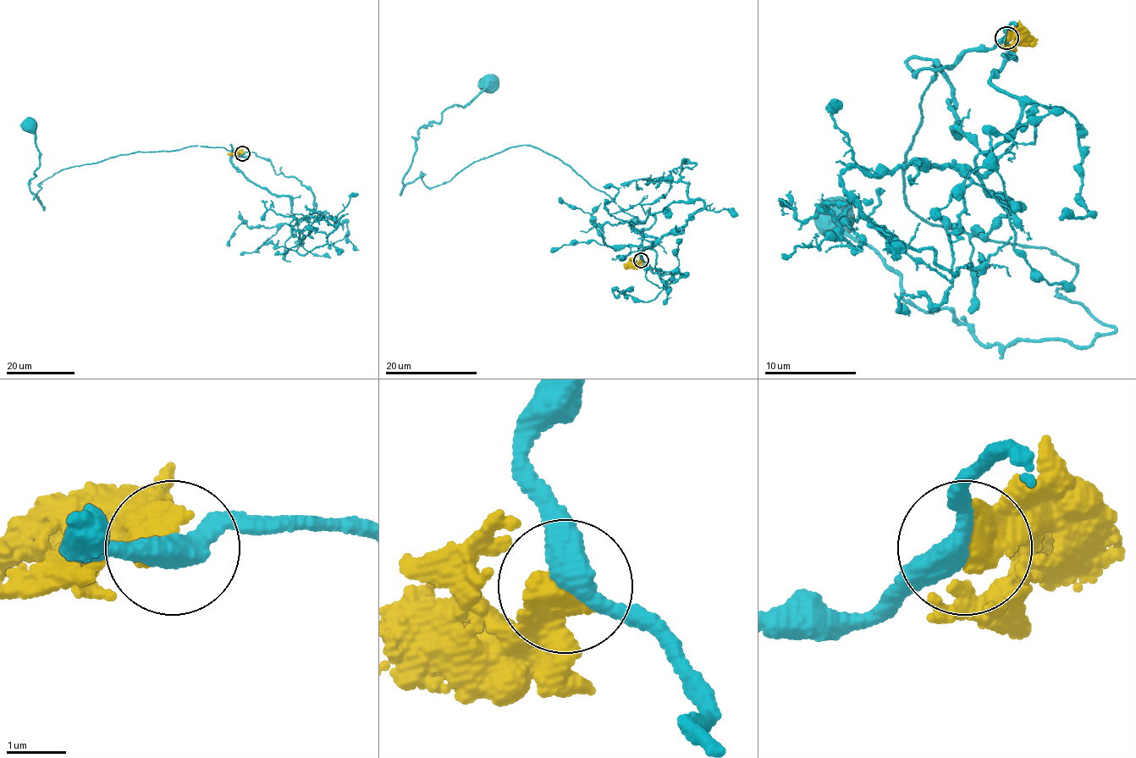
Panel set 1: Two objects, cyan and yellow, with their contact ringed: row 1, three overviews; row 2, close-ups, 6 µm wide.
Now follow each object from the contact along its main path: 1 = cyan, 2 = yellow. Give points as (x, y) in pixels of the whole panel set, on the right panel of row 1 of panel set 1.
1: (1006, 37), (908, 61), (940, 64), (906, 203), (1075, 264), (1060, 292), (1115, 329), (986, 346), (839, 218)
2: (1006, 37), (1027, 42), (1033, 40)

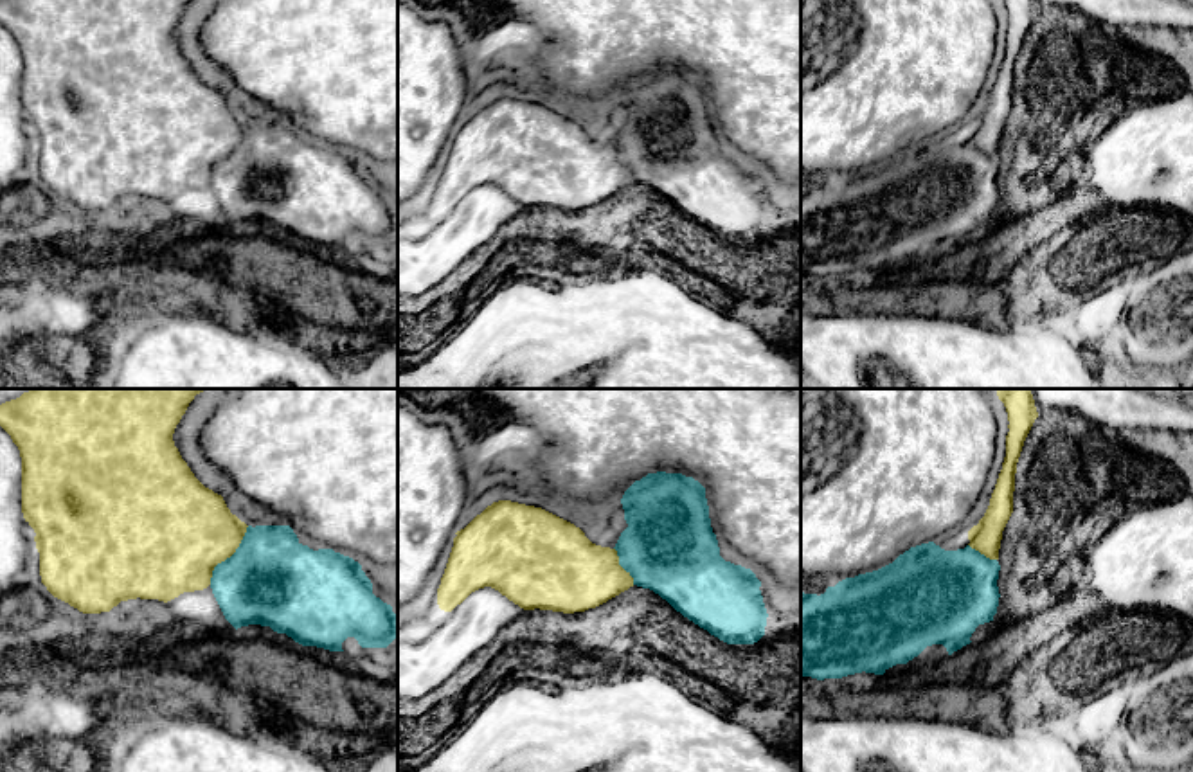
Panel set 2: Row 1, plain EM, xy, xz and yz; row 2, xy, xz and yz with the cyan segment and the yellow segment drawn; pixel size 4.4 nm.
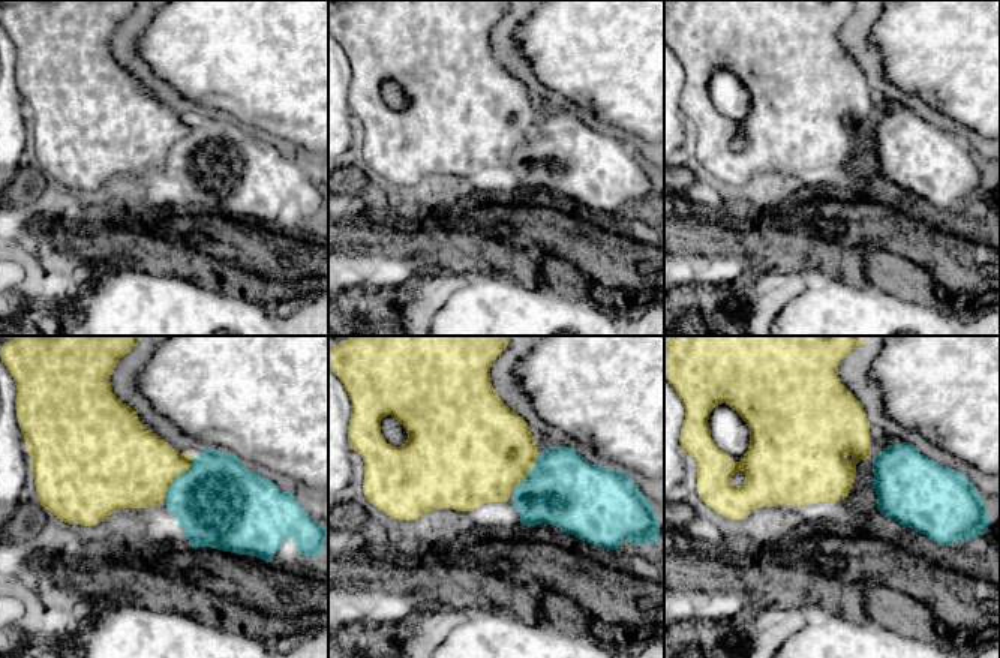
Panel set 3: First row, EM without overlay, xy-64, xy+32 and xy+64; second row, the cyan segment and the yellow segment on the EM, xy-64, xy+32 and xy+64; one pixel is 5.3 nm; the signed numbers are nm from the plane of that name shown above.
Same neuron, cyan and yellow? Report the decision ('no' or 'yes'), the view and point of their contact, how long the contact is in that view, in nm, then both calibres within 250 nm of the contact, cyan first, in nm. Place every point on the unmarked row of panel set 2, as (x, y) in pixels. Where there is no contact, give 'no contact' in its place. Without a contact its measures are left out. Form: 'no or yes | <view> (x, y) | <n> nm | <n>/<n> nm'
no | xy (231, 153) | 320 nm | 420/440 nm

